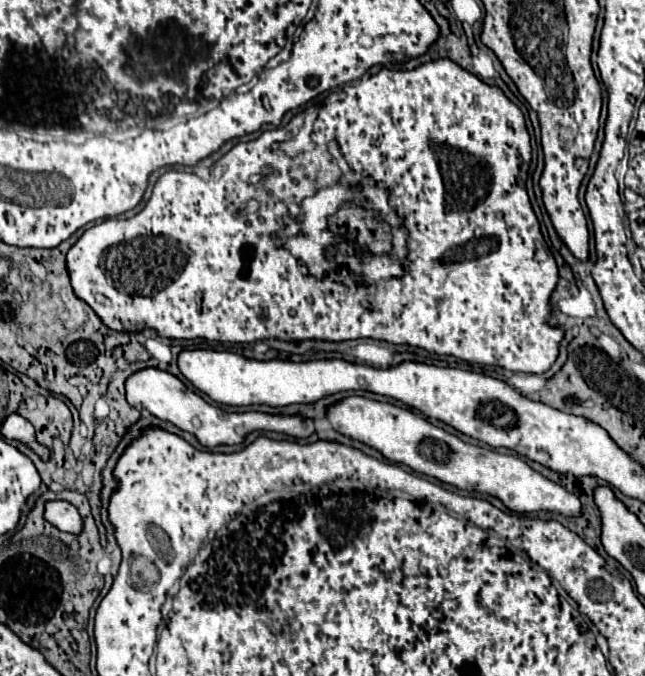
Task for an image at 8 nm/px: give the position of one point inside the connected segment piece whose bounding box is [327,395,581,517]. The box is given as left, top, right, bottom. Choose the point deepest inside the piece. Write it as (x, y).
(398, 434)

